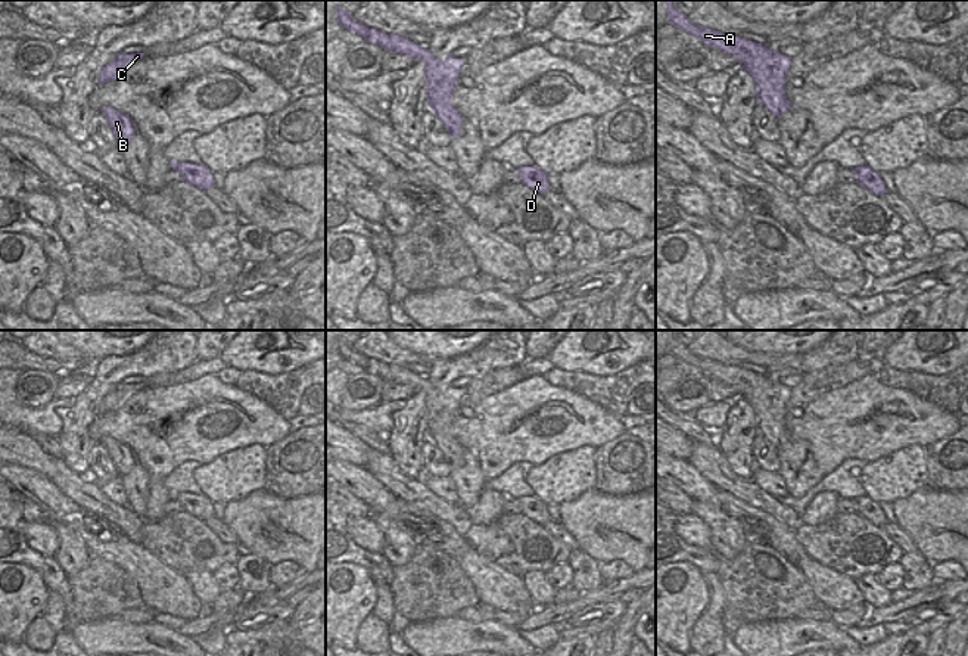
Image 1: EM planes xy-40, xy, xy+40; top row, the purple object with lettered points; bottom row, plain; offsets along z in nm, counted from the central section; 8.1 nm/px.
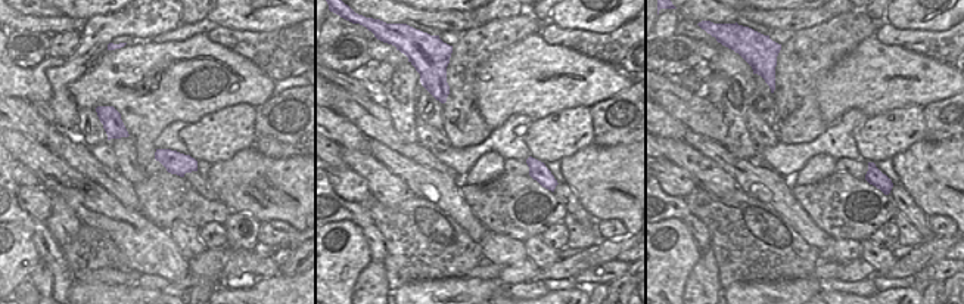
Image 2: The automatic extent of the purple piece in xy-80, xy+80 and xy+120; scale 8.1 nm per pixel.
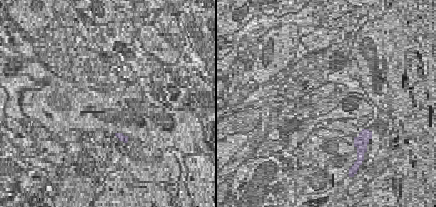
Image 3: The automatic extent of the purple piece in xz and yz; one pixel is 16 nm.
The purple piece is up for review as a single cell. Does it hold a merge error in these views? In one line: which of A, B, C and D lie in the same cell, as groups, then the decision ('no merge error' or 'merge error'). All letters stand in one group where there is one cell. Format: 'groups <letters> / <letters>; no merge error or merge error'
groups A B C D; no merge error

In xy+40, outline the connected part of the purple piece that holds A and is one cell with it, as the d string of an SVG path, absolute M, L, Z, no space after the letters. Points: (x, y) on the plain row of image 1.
M672 330L666 333L670 355L697 366L710 379L718 379L738 389L740 395L756 411L757 429L763 432L776 451L791 438L796 438L785 425L785 408L791 388L771 380L766 374L744 370L740 366L726 366L690 352L688 346L676 341Z

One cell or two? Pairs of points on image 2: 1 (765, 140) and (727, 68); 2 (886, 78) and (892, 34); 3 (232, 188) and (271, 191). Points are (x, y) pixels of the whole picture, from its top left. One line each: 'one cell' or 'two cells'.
1: one cell
2: two cells
3: one cell

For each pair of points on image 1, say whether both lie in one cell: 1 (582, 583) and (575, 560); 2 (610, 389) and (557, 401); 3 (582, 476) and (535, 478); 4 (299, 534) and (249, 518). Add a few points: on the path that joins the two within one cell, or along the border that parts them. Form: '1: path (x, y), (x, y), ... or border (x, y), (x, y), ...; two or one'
1: path (582, 577), (581, 566); one
2: border (548, 382), (572, 389), (610, 413); two
3: path (570, 476), (547, 478); one
4: path (288, 528), (273, 528), (261, 521); one

